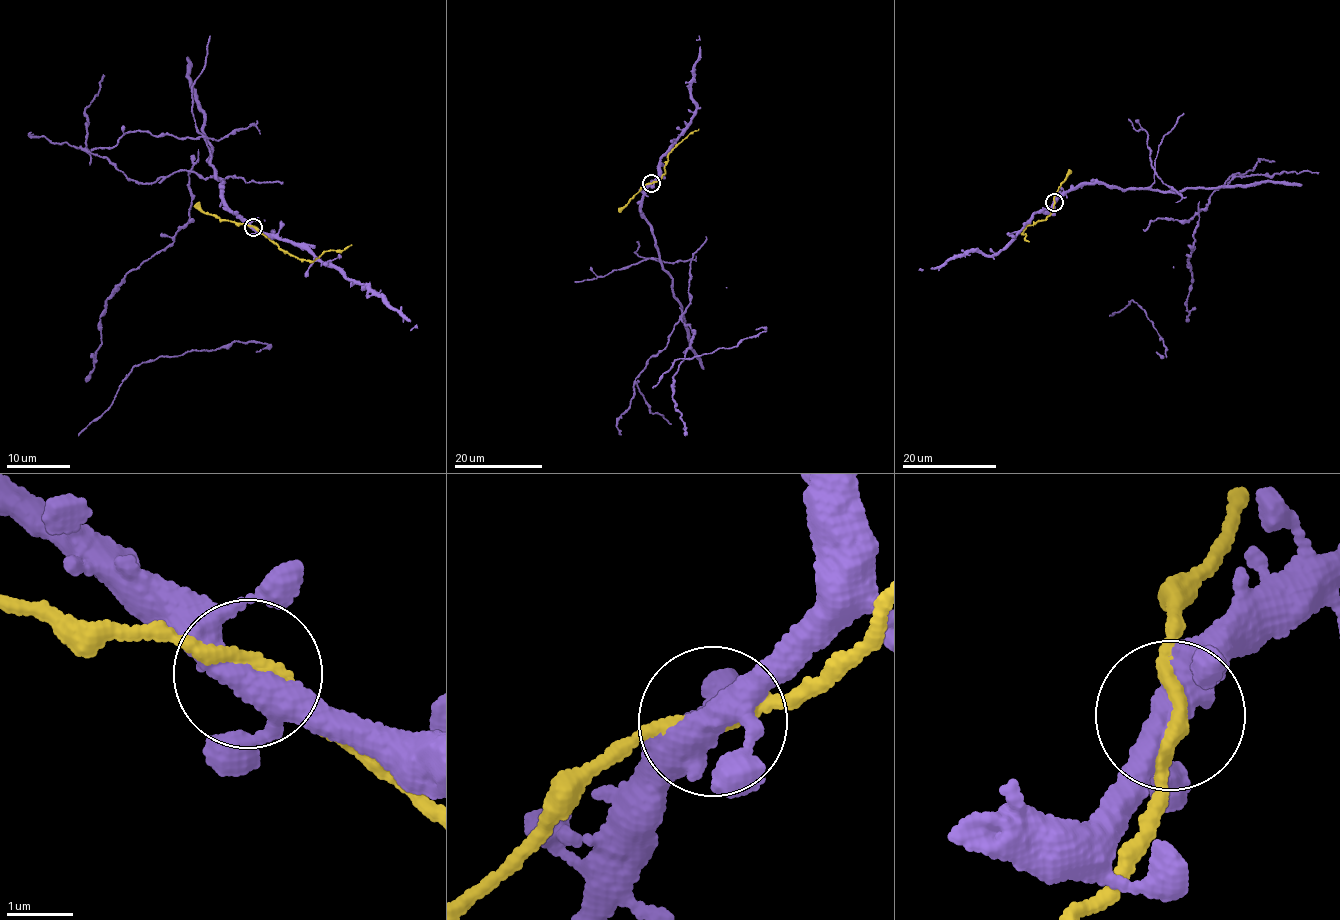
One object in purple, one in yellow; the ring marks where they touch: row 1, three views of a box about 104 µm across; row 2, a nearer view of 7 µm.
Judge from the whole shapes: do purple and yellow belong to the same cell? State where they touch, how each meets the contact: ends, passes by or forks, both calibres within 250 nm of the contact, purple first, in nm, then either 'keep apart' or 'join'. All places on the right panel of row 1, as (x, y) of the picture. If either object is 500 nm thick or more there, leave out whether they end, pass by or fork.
place (1054, 202); purple forks; yellow passes by; calibres 380 and 240 nm; keep apart

